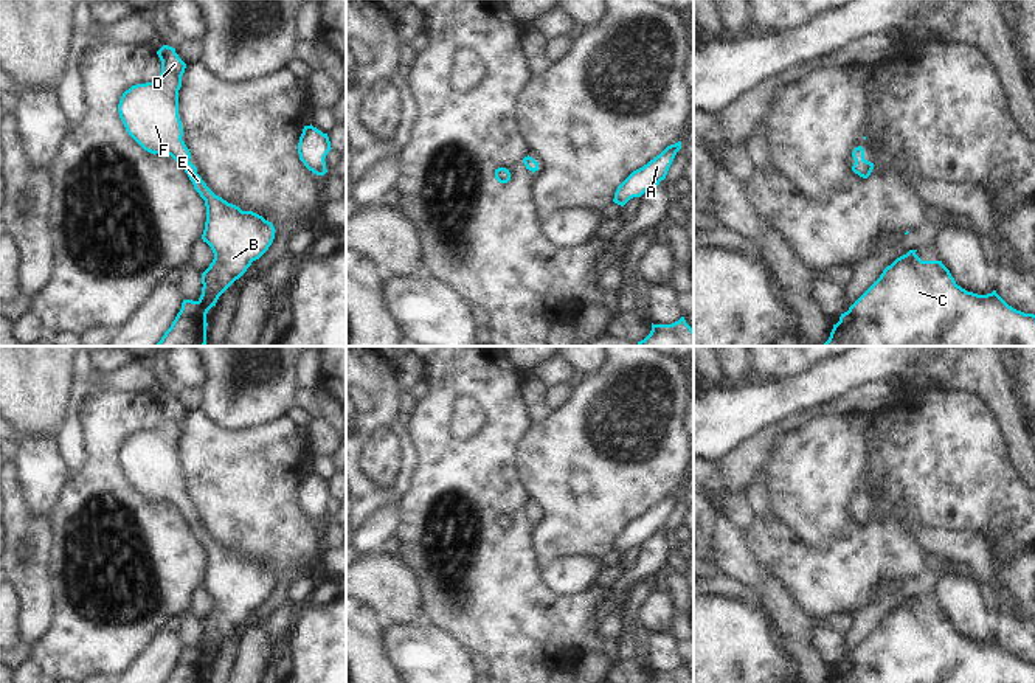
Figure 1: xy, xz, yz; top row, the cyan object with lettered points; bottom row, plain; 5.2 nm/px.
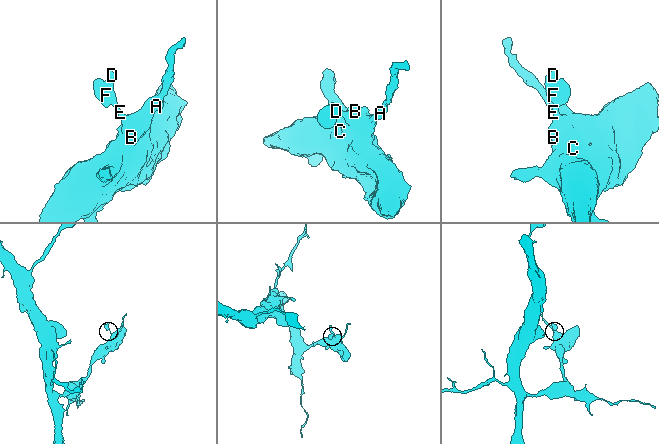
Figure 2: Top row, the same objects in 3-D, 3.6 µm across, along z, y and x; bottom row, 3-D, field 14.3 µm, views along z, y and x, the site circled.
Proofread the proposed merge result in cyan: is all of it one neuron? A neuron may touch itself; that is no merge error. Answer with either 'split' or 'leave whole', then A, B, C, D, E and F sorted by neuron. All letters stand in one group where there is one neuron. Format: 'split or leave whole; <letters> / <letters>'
leave whole; A B C D E F

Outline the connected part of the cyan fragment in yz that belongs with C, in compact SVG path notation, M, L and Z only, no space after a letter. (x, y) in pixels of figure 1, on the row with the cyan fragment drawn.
M909 250L888 265L880 278L841 314L822 346L1035 346L1035 315L1009 306L993 290L987 295L967 292L956 284L942 261L922 261Z

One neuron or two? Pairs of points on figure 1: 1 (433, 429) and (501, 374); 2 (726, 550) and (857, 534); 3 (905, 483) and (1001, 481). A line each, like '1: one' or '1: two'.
1: one
2: two
3: one

